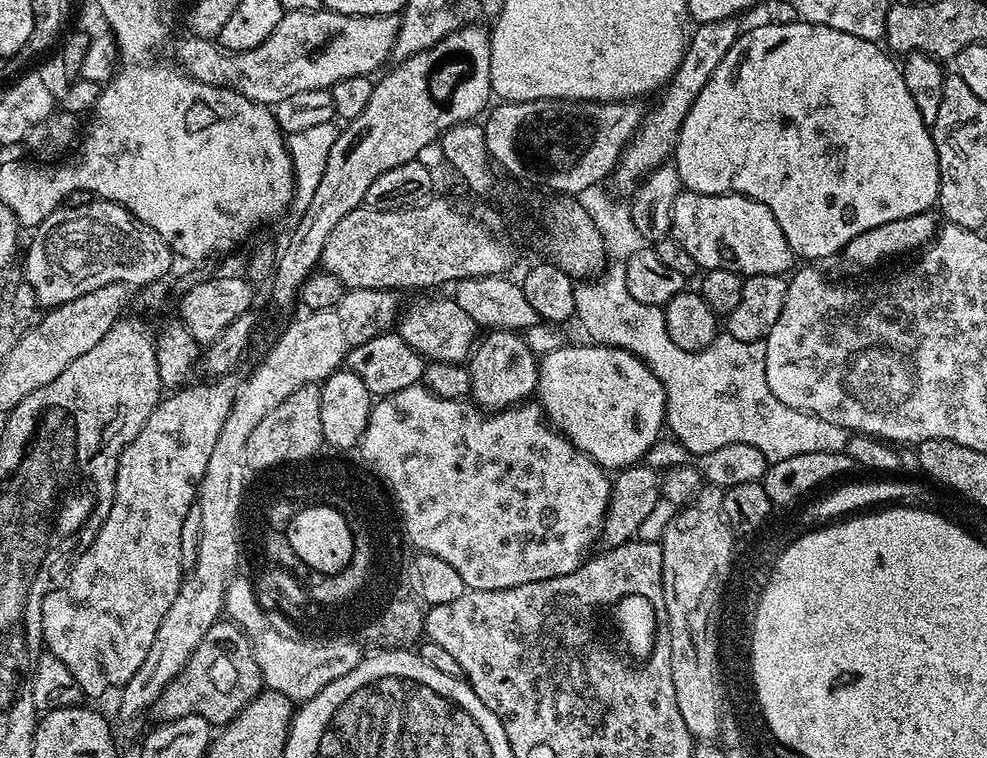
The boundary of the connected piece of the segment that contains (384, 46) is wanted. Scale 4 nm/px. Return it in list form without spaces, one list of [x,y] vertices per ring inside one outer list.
[[[321,8],[316,12],[308,11],[294,11],[287,12],[284,15],[282,22],[275,28],[273,34],[270,34],[270,38],[266,42],[259,44],[258,47],[251,48],[248,51],[232,53],[228,49],[221,48],[217,41],[198,38],[197,36],[187,35],[176,46],[176,60],[175,63],[181,68],[181,71],[187,73],[188,76],[194,78],[198,82],[202,82],[204,85],[214,86],[215,88],[232,89],[238,94],[242,94],[243,97],[250,98],[251,101],[256,101],[259,104],[265,106],[275,106],[287,97],[297,94],[297,92],[303,92],[305,90],[312,89],[329,89],[333,85],[337,84],[342,78],[358,77],[373,75],[385,61],[389,61],[392,55],[393,44],[397,40],[398,26],[400,25],[400,17],[395,13],[390,15],[378,15],[378,16],[348,16],[340,15],[337,12],[330,12],[328,9]]]

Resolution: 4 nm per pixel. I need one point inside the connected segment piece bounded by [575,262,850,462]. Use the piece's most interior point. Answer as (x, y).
(719, 396)

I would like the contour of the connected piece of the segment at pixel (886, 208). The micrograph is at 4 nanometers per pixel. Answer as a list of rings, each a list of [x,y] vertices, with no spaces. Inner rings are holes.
[[[760,22],[757,28],[741,31],[740,36],[734,42],[734,46],[730,46],[730,50],[726,53],[726,58],[722,58],[722,62],[718,62],[718,70],[714,70],[714,74],[710,78],[710,82],[706,82],[706,86],[702,86],[702,90],[698,94],[698,98],[694,98],[694,106],[690,106],[690,114],[686,114],[686,118],[682,122],[682,130],[680,137],[676,143],[674,153],[674,163],[678,174],[680,175],[681,185],[687,191],[701,192],[707,196],[748,196],[751,200],[757,200],[766,205],[772,211],[774,218],[778,218],[778,226],[782,226],[782,234],[786,234],[786,242],[790,242],[790,250],[797,257],[800,256],[804,262],[820,262],[816,260],[824,260],[827,256],[843,253],[844,248],[858,234],[862,234],[866,230],[874,230],[874,226],[882,226],[886,222],[894,222],[898,218],[910,218],[919,212],[927,212],[937,203],[940,195],[940,167],[938,166],[938,154],[936,147],[932,141],[930,126],[922,118],[922,114],[918,114],[918,106],[914,106],[914,94],[910,94],[910,90],[906,90],[906,82],[904,74],[899,63],[896,64],[891,60],[893,57],[877,41],[863,40],[862,38],[854,38],[854,34],[842,34],[842,30],[830,30],[830,26],[818,26],[817,24],[805,24],[797,22],[795,24],[769,24]]]

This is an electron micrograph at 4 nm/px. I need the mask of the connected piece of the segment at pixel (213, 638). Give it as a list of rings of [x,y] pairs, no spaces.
[[[224,618],[210,626],[189,660],[175,678],[158,694],[151,706],[153,721],[201,716],[213,726],[223,726],[241,712],[264,688],[264,679],[254,658],[252,643],[237,624]]]

